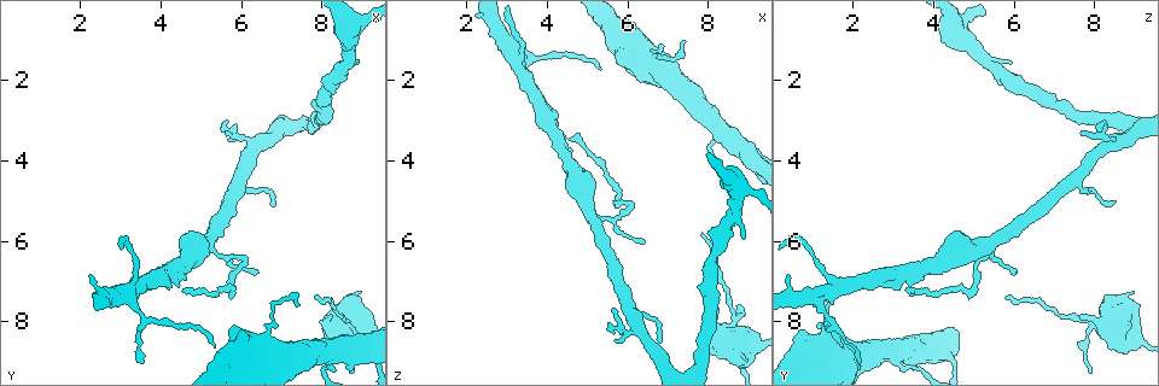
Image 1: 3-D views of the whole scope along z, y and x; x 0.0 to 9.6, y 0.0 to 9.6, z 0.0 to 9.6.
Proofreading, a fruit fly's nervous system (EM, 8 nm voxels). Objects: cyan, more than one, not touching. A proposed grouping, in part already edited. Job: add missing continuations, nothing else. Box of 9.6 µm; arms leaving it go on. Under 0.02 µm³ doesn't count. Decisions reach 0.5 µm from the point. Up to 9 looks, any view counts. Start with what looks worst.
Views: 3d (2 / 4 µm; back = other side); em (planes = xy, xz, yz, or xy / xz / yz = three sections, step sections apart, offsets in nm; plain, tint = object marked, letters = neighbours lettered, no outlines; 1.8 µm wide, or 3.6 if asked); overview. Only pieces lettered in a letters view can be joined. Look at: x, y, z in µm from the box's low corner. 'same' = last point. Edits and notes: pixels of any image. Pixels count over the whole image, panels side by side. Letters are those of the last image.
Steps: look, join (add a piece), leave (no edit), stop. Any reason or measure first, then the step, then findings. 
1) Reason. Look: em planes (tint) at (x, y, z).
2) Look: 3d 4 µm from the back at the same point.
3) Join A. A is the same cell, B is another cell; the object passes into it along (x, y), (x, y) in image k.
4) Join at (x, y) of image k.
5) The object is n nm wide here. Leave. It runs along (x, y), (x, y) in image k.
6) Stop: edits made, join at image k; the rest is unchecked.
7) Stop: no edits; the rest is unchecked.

Thick turns thin. Look: em planes (letters) at (9.05, 8.15, 8.60).

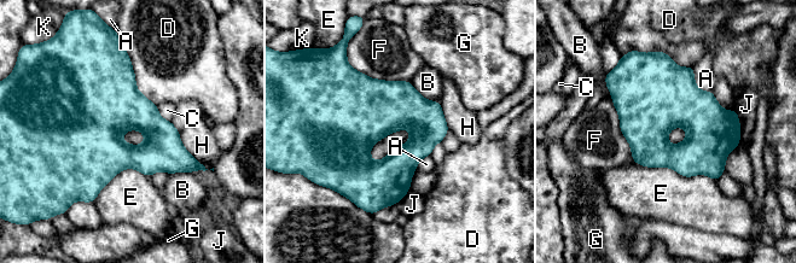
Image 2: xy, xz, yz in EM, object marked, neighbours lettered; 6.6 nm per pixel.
The object is 320 nm wide here; the longest contact is with E, 550 nm. Leave. A, B, C, D, E, F, G, H, J and K are other cells; no lettered piece goes on from it.

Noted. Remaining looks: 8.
Look: em planes (letters) at (7.80, 7.45, 5.75).

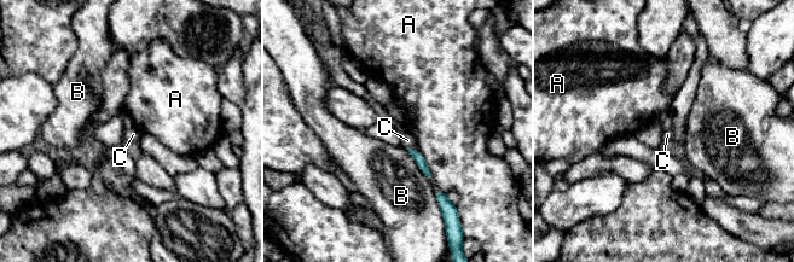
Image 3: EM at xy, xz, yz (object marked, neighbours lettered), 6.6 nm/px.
Leave. A, B and C are other cells; a border runs along (406, 147), (418, 151) in image 3; none of them fits.

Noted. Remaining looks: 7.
Two arms in line, one across. Look: em planes (letters) at (3.15, 7.20, 1.35).

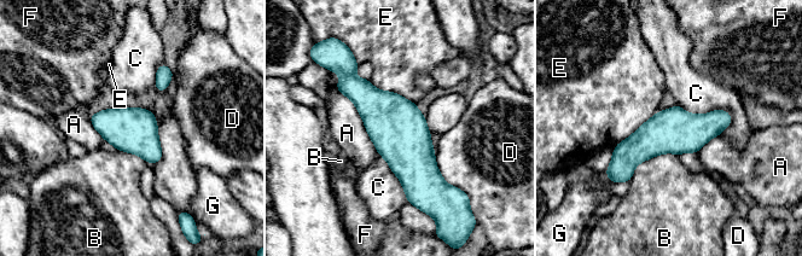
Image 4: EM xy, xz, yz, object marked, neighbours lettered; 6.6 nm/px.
Leave. A, B, C, D, E, F and G are other cells; a border runs along (367, 79), (416, 104) in image 4; no lettered piece goes on from it.

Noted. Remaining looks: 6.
Branch stops here. Look: 3d 4 µm at (4.50, 7.20, 3.45).

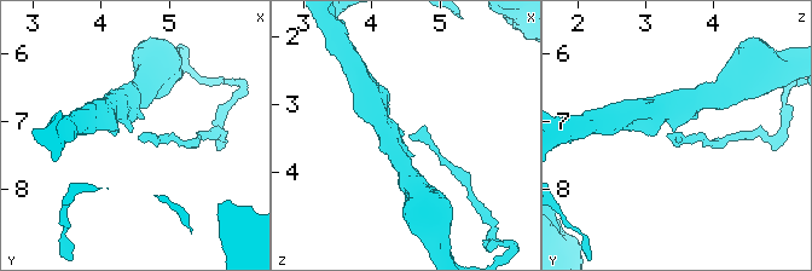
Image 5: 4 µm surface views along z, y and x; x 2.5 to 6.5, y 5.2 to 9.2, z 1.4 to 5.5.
Now the EM. Look: em planes (letters) at (4.55, 7.15, 3.45).

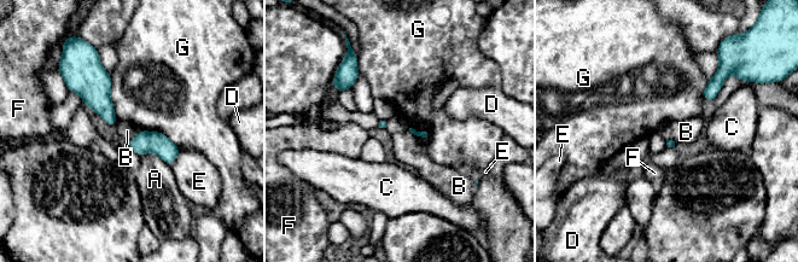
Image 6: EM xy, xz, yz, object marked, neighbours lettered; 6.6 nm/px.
Leave. A, B, C, D, E, F and G are other cells; a border runs along (140, 130), (128, 141) in image 6; no lettered piece goes on from it.

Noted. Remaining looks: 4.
Stop: no edits; the rest is unchecked.

